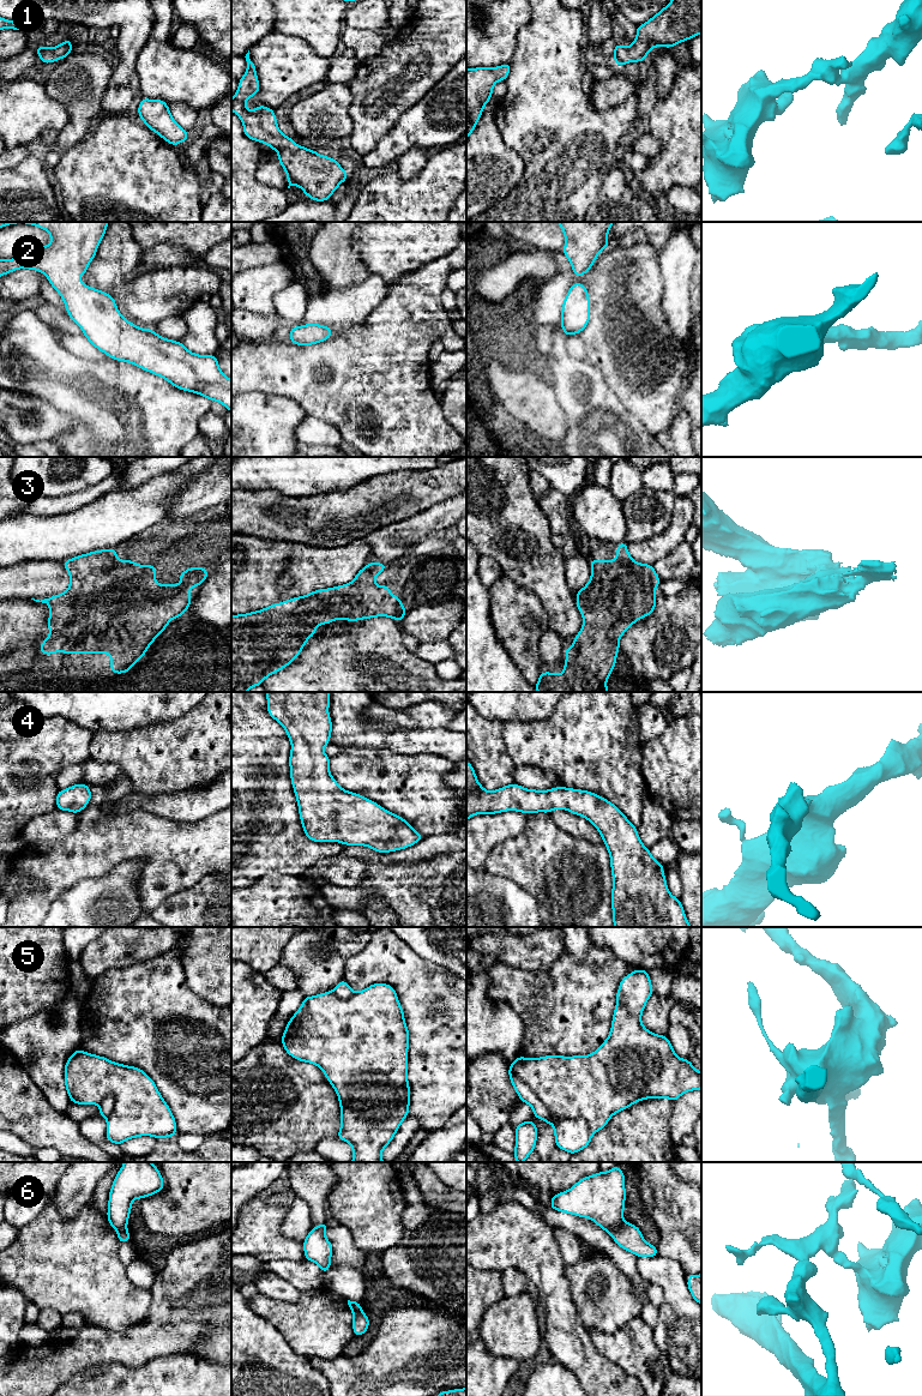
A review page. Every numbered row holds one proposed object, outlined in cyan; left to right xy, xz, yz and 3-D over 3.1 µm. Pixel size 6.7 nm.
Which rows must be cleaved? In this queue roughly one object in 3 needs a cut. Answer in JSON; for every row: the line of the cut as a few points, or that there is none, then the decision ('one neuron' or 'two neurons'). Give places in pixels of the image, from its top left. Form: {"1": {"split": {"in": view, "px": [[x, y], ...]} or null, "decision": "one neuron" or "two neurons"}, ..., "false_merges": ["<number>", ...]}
{"1": {"split": null, "decision": "one neuron"}, "2": {"split": null, "decision": "one neuron"}, "3": {"split": null, "decision": "one neuron"}, "4": {"split": null, "decision": "one neuron"}, "5": {"split": {"in": "yz", "px": [[511, 1064], [514, 1072], [534, 1091], [548, 1112], [548, 1120]]}, "decision": "two neurons"}, "6": {"split": {"in": "yz", "px": [[624, 1221], [612, 1235]]}, "decision": "two neurons"}, "false_merges": ["5", "6"]}

